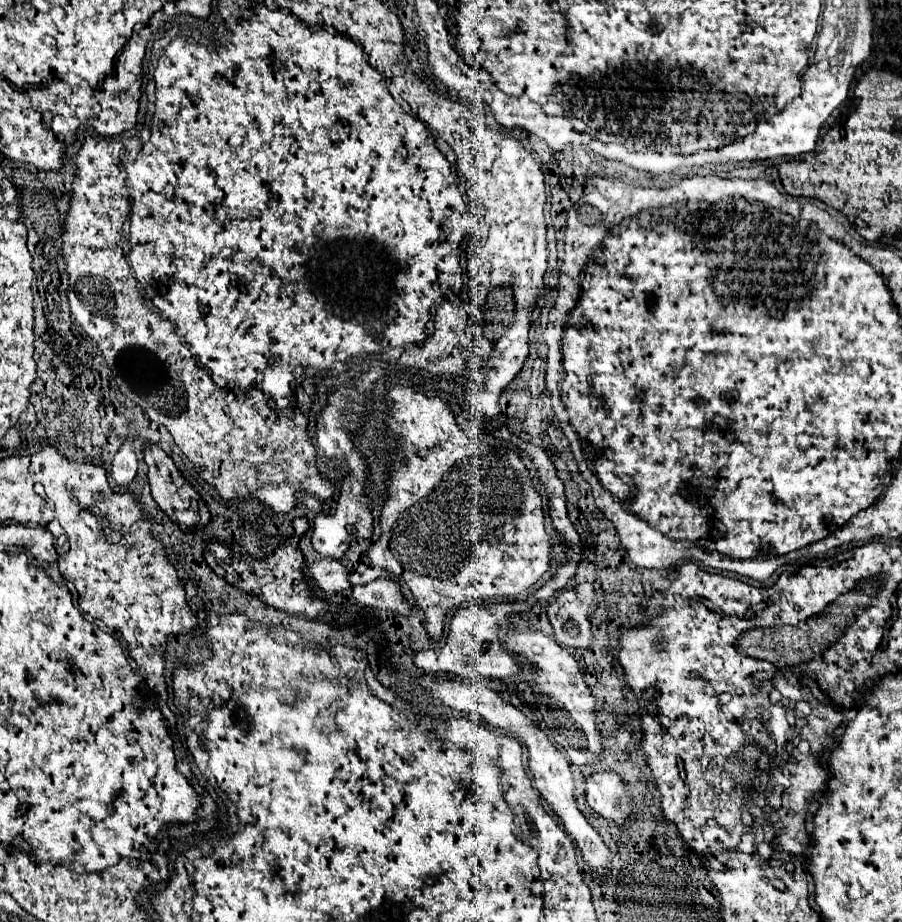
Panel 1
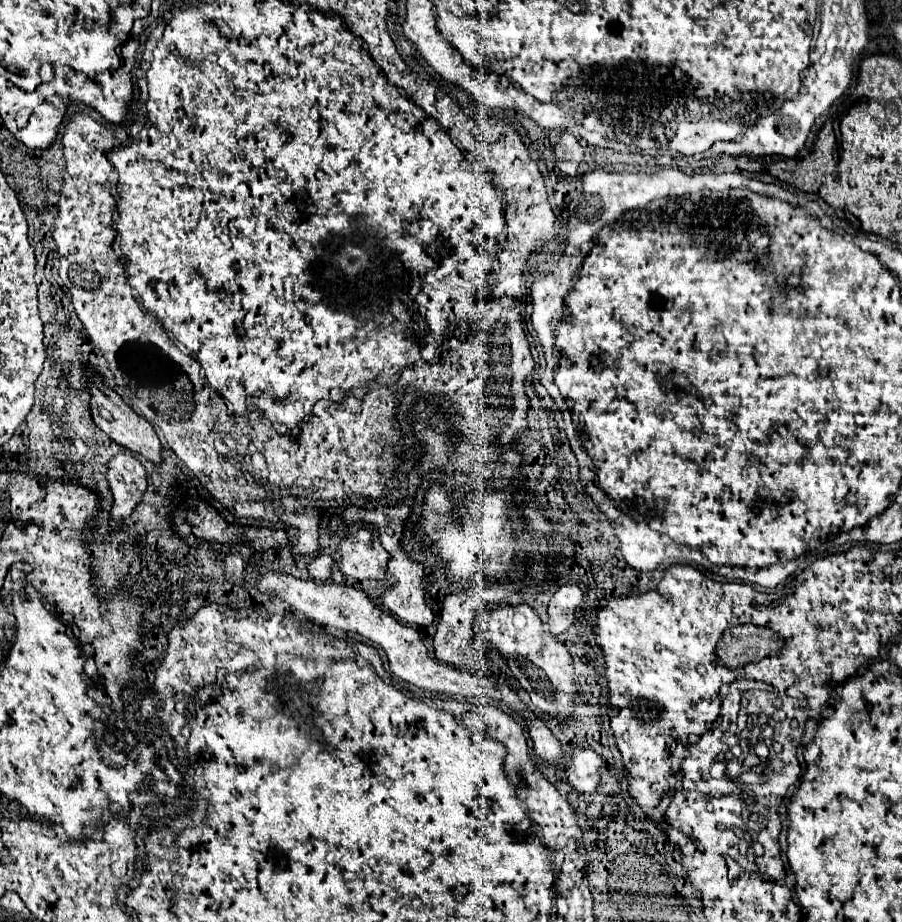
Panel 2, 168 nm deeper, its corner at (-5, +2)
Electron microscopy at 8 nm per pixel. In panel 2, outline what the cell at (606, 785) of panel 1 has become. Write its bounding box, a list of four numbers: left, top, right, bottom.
[567,749,603,795]

